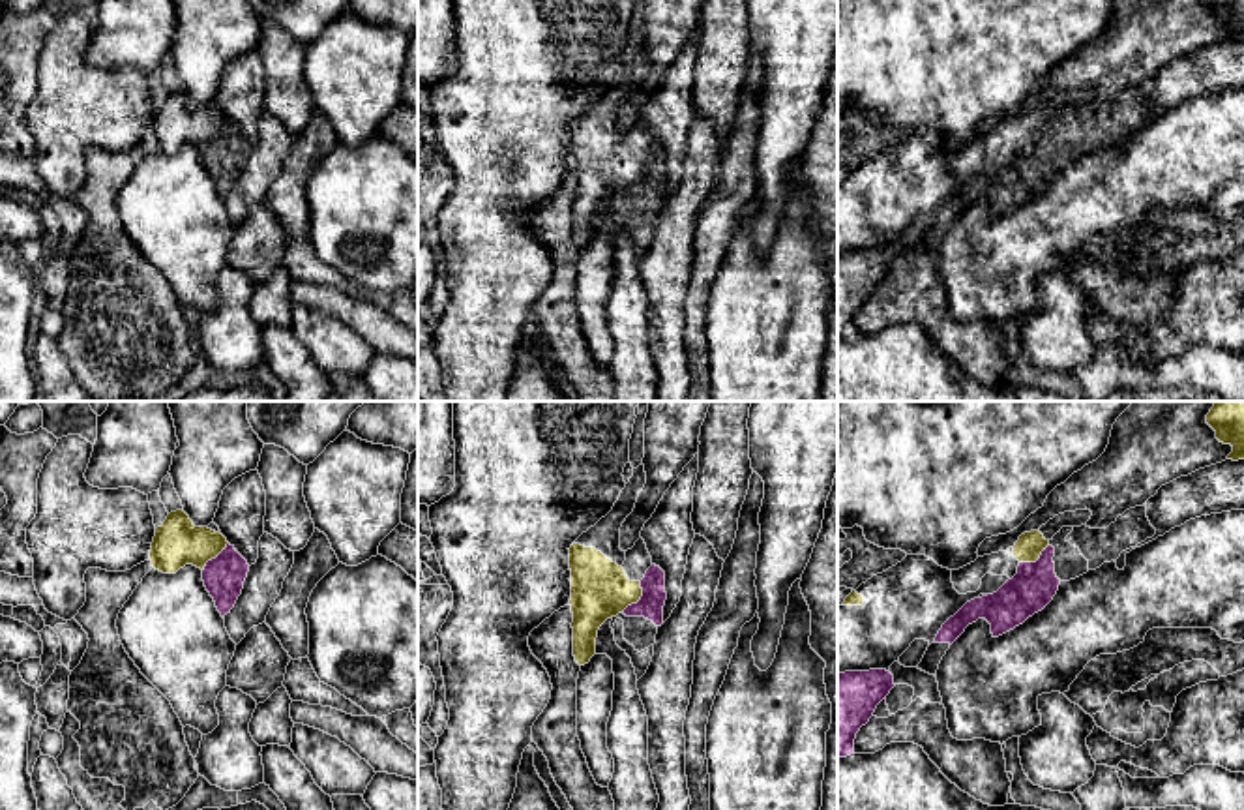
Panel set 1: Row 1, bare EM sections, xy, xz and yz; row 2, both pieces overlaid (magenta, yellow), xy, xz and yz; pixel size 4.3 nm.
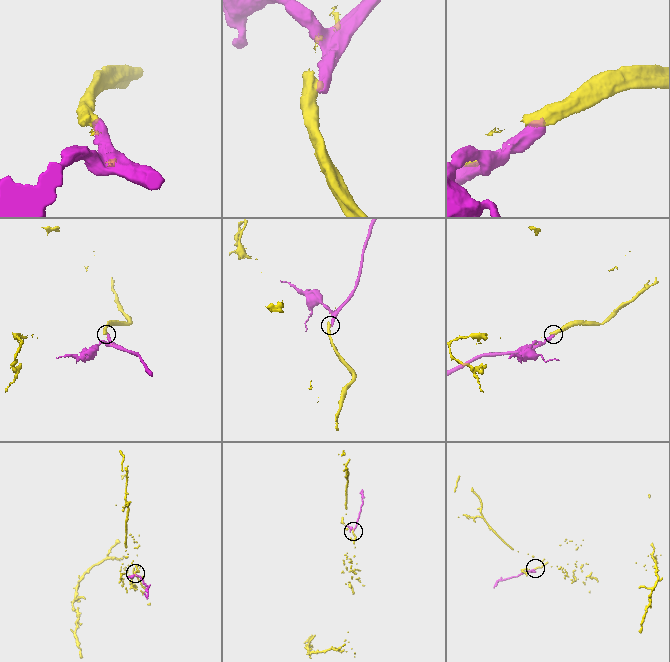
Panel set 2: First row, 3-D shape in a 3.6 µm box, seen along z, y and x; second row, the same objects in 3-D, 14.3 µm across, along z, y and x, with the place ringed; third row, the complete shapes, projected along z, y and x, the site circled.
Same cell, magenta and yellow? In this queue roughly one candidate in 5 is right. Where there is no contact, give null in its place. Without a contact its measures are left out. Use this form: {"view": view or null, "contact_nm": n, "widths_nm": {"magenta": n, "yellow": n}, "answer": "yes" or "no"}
{"view": "xz", "contact_nm": 160, "widths_nm": {"magenta": 110, "yellow": 260}, "answer": "no"}

